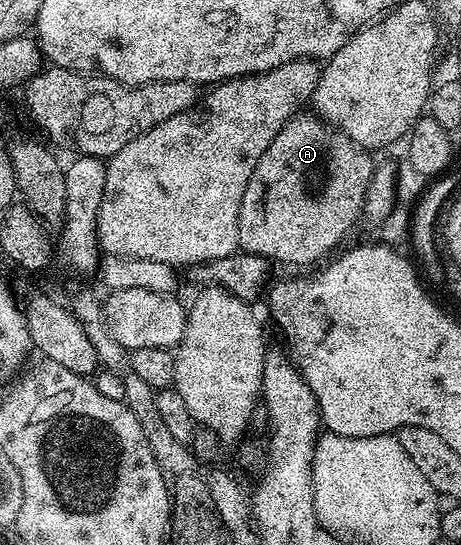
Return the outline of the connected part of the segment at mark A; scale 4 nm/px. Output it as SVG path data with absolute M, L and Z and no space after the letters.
M305 114L295 115L287 121L284 129L280 129L280 133L276 133L272 145L264 149L244 189L238 218L238 245L245 254L262 255L268 260L277 261L285 257L290 239L306 239L307 257L325 260L331 254L329 251L362 215L366 186L376 166L375 160L370 160L371 152L317 114Z

